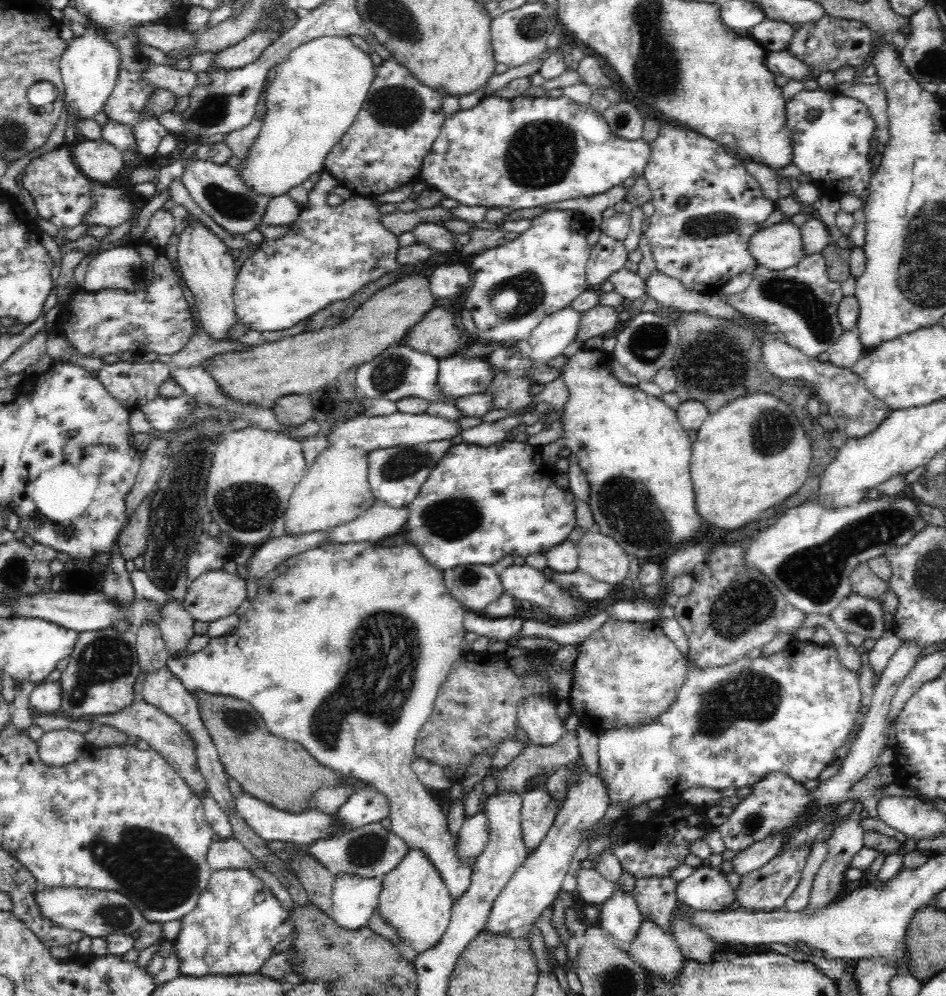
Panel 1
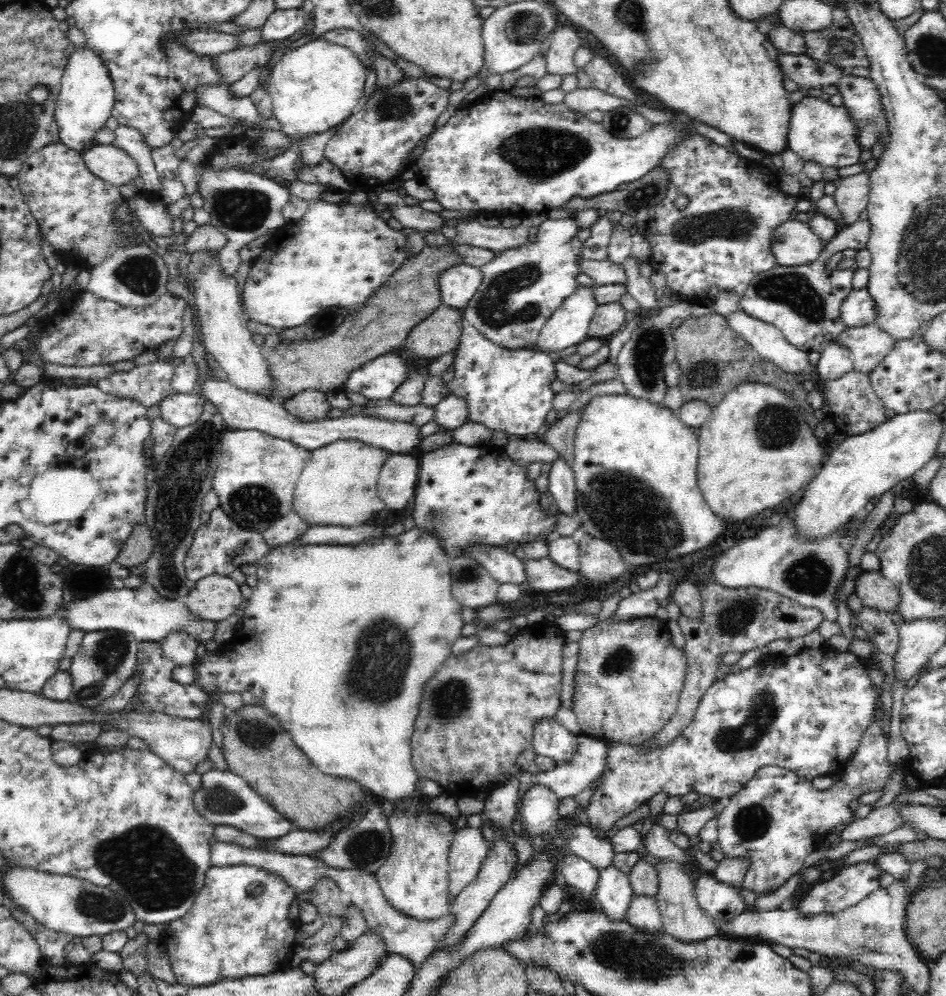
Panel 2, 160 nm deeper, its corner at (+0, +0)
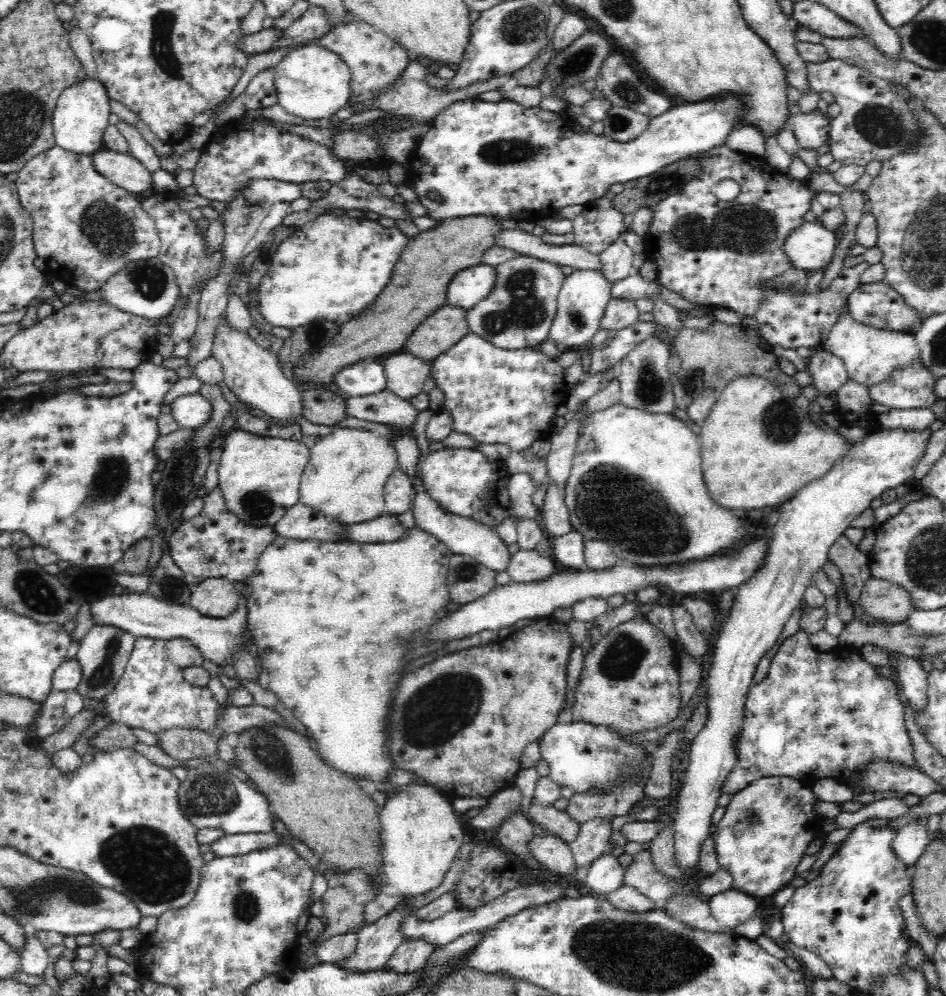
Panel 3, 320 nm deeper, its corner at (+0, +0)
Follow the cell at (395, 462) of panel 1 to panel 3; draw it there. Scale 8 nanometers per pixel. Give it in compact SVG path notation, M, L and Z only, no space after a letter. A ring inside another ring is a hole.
M398 468L394 470L384 487L385 513L399 515L408 512L411 509L412 492L412 485L406 474Z

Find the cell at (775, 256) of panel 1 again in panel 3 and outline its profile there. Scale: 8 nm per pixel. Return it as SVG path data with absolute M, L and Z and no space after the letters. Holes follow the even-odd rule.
M805 222L789 234L785 253L794 262L795 269L812 273L826 269L833 259L838 231L828 230L816 222Z

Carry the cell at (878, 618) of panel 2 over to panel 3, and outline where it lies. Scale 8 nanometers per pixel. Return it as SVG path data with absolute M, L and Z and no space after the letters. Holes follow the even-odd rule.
M899 656L896 668L904 696L914 712L923 713L928 704L928 676L914 658Z

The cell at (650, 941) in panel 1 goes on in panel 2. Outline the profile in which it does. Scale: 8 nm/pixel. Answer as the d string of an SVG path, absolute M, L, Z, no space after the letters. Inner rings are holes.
M634 893L630 898L625 920L646 932L658 932L660 926L663 926L656 899L638 893Z

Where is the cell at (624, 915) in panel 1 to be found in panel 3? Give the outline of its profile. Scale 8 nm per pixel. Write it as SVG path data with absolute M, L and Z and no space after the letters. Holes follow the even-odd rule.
M617 850L604 852L589 864L585 883L589 889L592 889L594 896L608 895L616 888L624 885L622 884L624 871L620 863L618 863L618 854L619 851Z

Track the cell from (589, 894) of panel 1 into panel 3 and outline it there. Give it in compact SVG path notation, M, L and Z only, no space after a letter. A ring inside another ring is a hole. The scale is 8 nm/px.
M532 834L532 838L526 844L528 852L538 863L546 868L550 868L556 874L564 874L564 876L572 876L574 859L570 853L568 844L554 837L554 835L536 835Z

